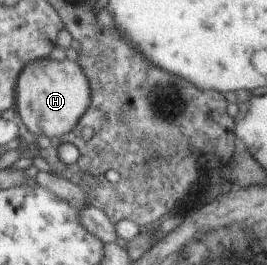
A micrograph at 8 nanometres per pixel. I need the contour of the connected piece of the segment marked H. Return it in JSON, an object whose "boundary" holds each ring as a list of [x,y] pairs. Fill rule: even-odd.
{"boundary":[[[45,57],[30,62],[17,83],[17,111],[28,131],[35,135],[53,136],[71,133],[83,119],[92,103],[92,84],[76,60],[57,61]]]}

